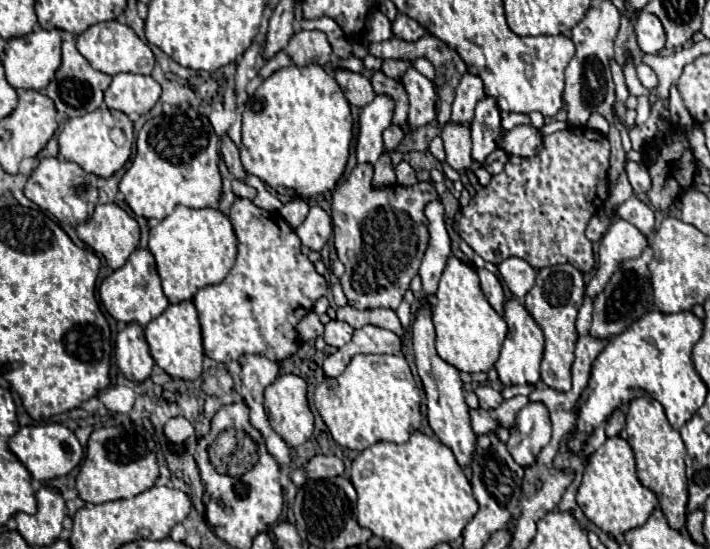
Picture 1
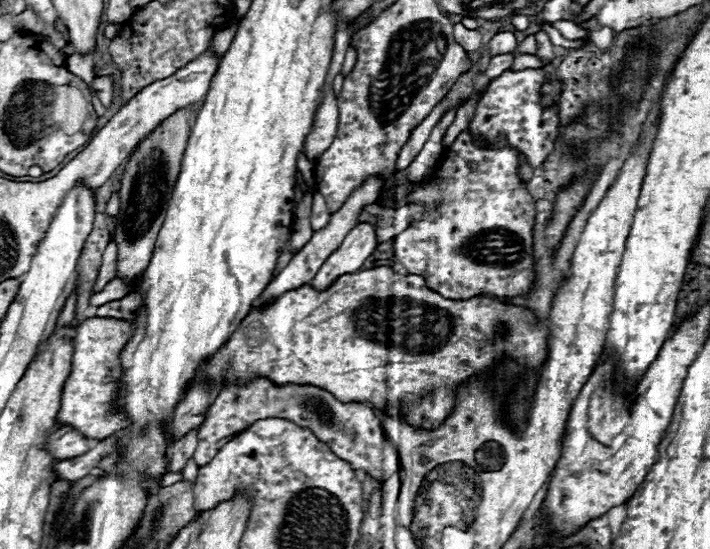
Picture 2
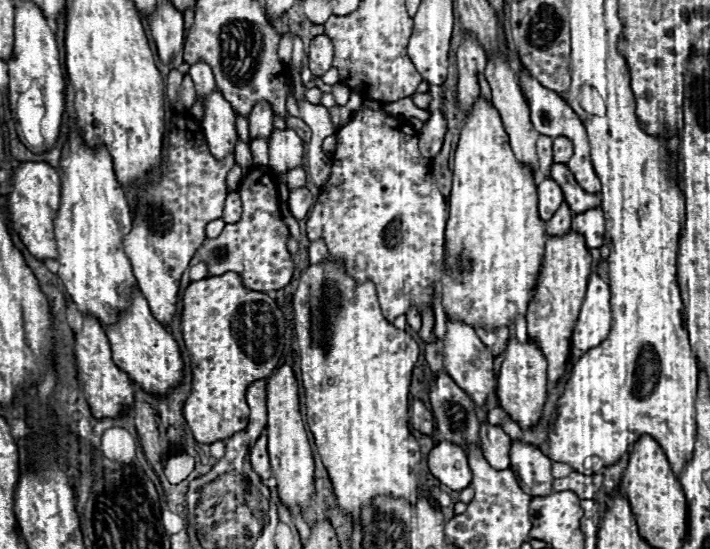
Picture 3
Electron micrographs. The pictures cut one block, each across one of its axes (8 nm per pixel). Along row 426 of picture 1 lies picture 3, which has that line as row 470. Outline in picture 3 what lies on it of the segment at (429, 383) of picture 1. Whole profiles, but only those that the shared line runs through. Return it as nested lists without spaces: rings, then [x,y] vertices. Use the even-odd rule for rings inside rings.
[[[440,442],[428,456],[432,474],[452,490],[464,490],[472,482],[468,456],[452,442]]]

